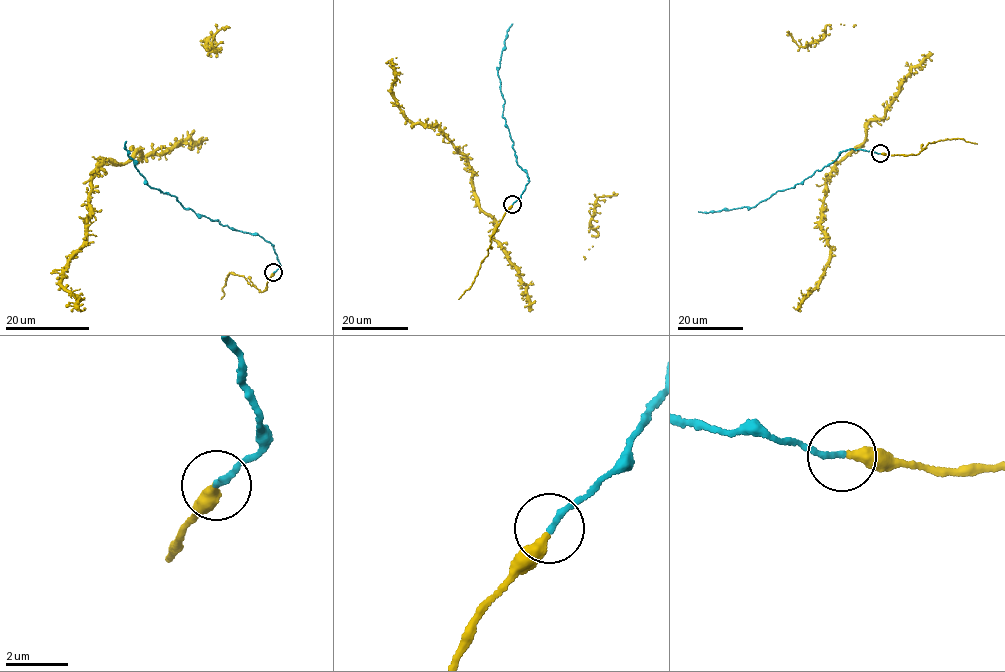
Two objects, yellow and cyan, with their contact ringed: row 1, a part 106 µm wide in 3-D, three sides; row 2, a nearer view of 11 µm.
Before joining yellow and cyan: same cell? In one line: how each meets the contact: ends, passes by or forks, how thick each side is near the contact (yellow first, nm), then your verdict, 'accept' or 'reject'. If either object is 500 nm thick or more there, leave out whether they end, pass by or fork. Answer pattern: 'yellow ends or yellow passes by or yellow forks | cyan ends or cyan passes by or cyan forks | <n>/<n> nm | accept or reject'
yellow ends | cyan ends | 400/200 nm | accept

